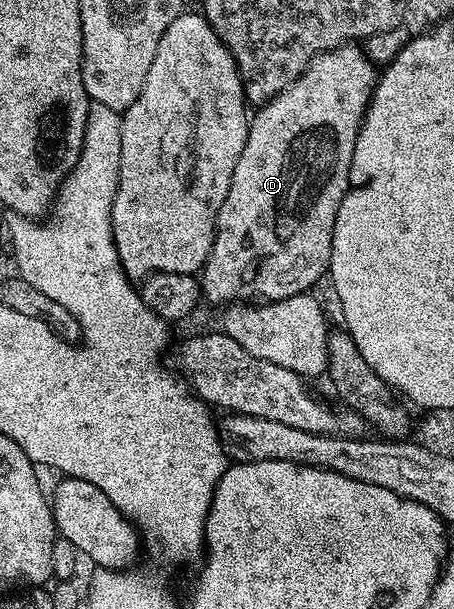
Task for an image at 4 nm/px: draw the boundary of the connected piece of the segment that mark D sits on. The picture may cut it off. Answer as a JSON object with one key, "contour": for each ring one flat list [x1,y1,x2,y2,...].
{"contour":[[345,45,335,47,332,51,324,51,312,60,312,64,289,85,282,89,269,103,263,104,260,111,251,116,248,125,246,145,242,149,242,157,238,157,238,165,234,165,234,177,230,181,230,193,226,193,226,201,222,201,222,209,216,218,216,236,208,259,202,268,202,295,212,303,232,305,237,301,275,301,289,299,295,295,302,295,313,290,312,286,328,275,328,266,332,256,332,242,334,241,334,221,338,217,338,205,342,205,344,195,350,186,348,178,354,157,354,145,358,141,360,127,364,124,364,114,368,111,368,102,372,100,372,91,376,88,378,78,377,64,368,58,359,46]]}

